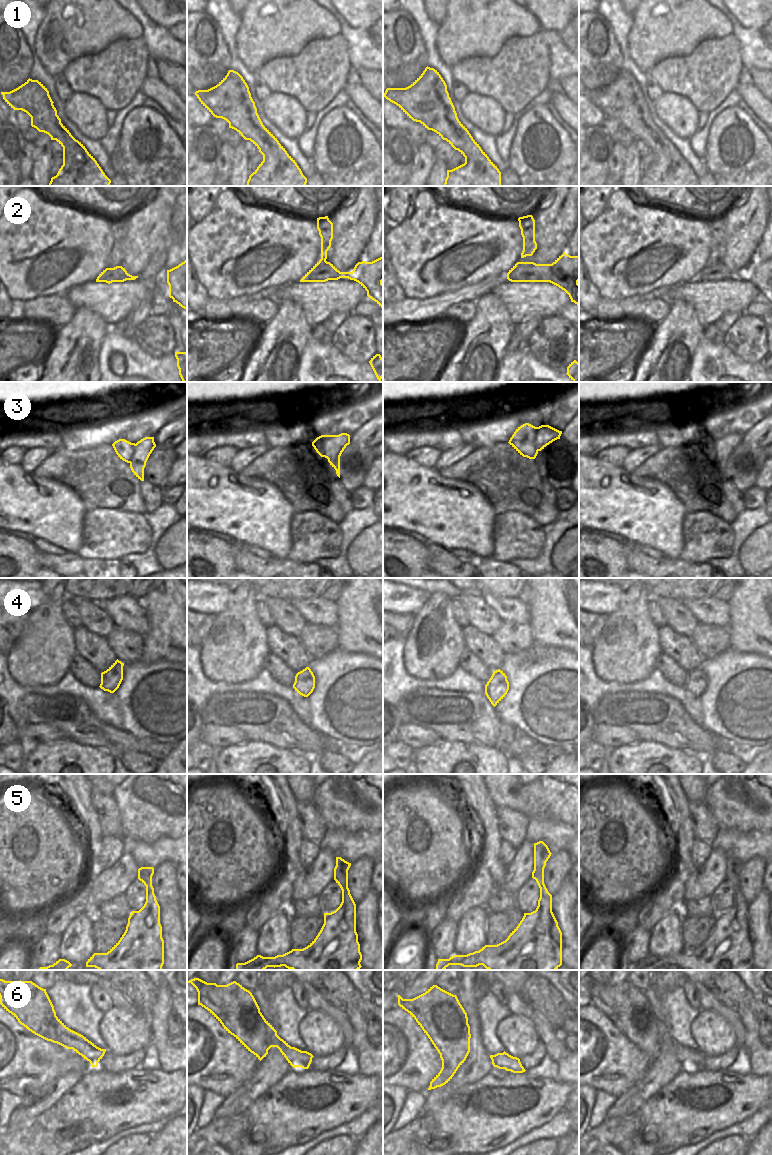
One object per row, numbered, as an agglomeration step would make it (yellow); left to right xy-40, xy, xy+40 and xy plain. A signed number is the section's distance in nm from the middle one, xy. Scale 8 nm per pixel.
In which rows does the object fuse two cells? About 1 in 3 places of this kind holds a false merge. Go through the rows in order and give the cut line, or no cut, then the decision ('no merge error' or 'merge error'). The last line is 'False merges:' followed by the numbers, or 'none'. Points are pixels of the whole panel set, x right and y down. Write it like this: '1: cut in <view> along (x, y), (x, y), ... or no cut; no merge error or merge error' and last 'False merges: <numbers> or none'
1: no cut; no merge error
2: no cut; no merge error
3: cut in xy along (336, 435), (336, 449), (327, 458); merge error
4: no cut; no merge error
5: no cut; no merge error
6: no cut; no merge error
False merges: 3

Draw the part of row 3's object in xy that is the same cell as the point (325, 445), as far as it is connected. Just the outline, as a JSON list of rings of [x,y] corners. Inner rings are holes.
[[[321,435],[312,442],[312,446],[321,457],[328,459],[336,450],[336,435]]]

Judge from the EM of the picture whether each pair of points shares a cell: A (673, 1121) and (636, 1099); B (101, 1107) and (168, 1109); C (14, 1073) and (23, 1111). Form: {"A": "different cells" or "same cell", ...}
{"A": "different cells", "B": "same cell", "C": "different cells"}

